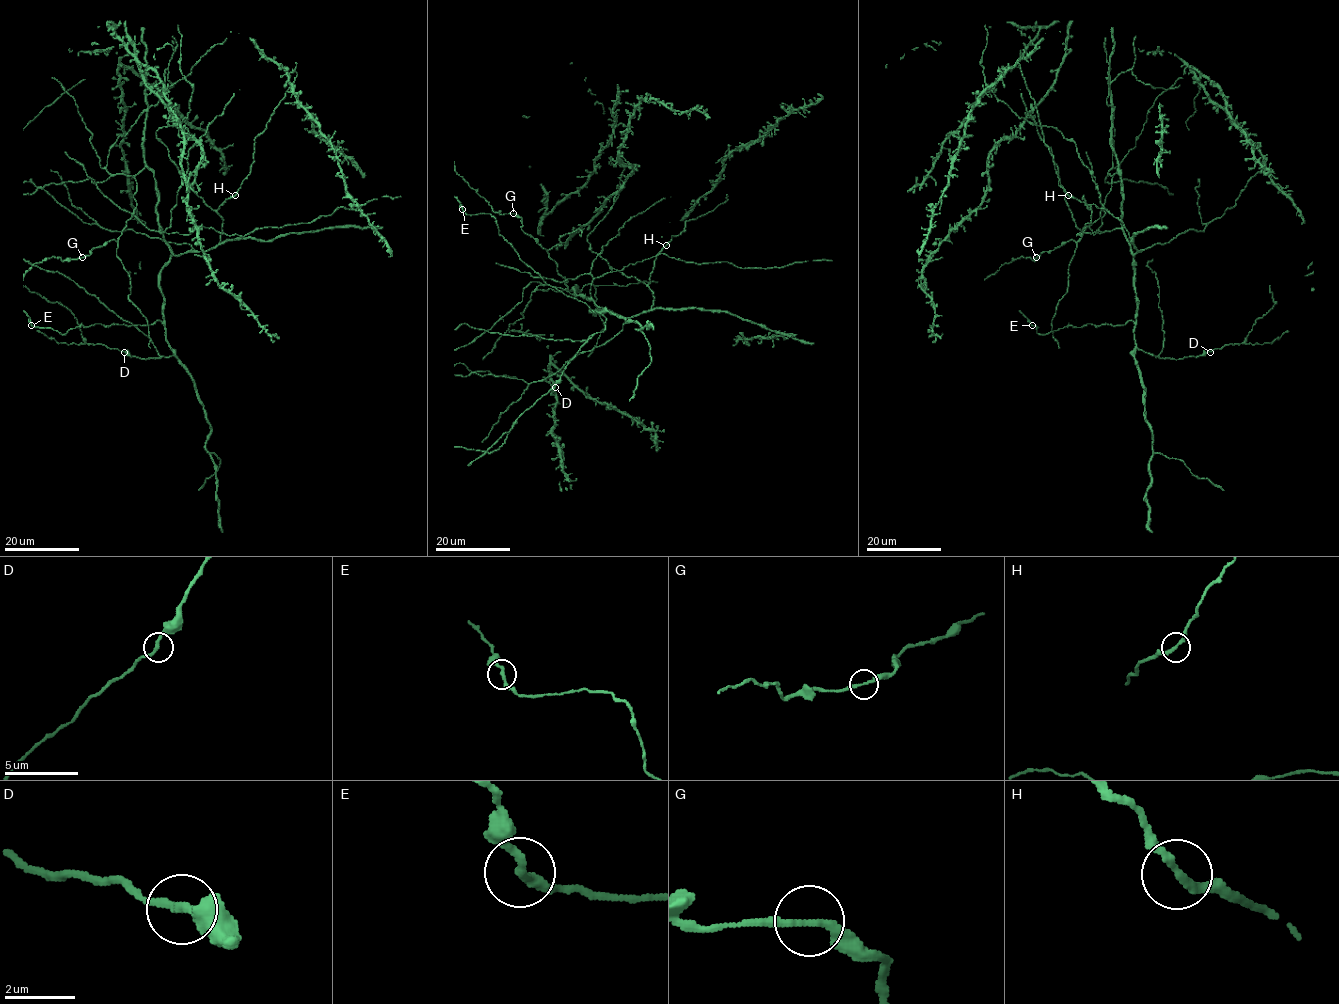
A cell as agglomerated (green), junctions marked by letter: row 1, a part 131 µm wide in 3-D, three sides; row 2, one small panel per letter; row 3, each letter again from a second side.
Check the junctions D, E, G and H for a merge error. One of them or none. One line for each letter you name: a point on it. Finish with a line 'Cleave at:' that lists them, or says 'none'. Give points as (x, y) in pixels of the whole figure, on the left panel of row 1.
Cleave at: none

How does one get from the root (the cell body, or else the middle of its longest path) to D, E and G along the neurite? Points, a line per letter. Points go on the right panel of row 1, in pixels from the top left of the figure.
D: (1140, 251), (1133, 255), (1136, 297), (1135, 344), (1161, 358), (1182, 359), (1210, 352)
E: (1140, 251), (1133, 255), (1135, 322), (1068, 325), (1045, 334), (1039, 334), (1038, 327), (1032, 325)
G: (1140, 251), (1133, 254), (1121, 222), (1119, 166), (1112, 177), (1101, 216), (1076, 242), (1067, 241), (1037, 258)

